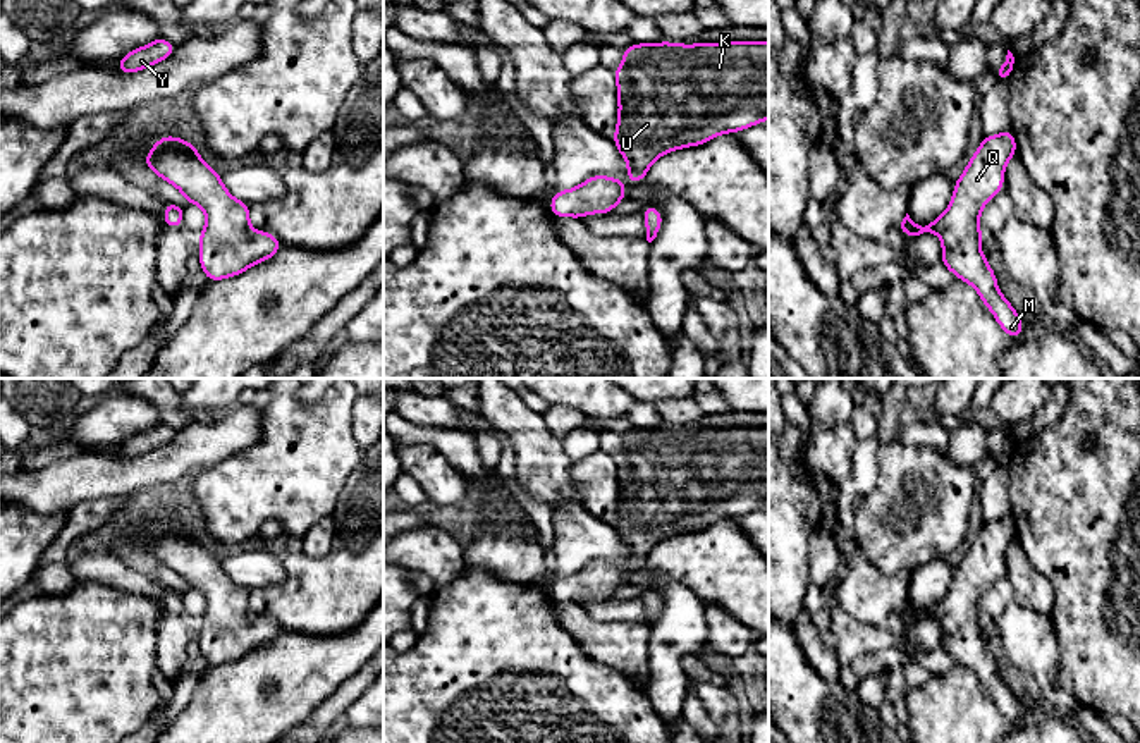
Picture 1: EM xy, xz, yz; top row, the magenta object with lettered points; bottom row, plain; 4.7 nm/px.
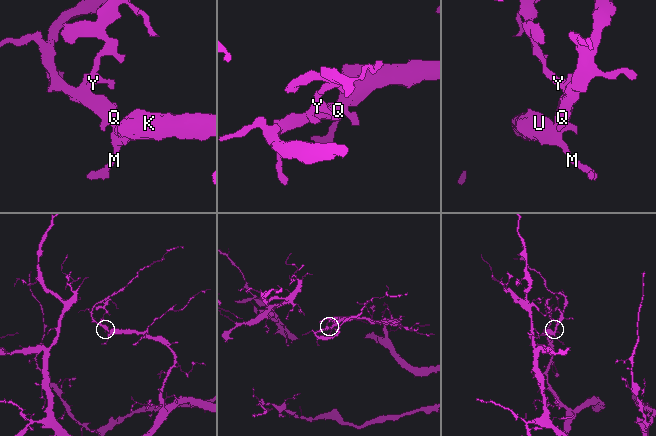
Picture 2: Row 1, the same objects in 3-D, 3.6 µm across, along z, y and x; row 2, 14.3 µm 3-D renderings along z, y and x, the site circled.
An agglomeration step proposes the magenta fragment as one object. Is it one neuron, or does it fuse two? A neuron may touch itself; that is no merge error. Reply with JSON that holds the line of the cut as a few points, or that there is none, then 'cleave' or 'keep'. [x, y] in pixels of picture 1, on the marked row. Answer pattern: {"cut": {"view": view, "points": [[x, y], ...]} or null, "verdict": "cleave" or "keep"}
{"cut": null, "verdict": "keep"}

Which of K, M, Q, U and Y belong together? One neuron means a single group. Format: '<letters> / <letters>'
K M Q U Y

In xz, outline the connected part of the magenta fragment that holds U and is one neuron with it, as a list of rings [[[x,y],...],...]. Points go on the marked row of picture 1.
[[[769,41],[643,43],[622,48],[617,81],[619,117],[612,141],[628,163],[628,179],[641,182],[664,153],[696,146],[769,119]]]

